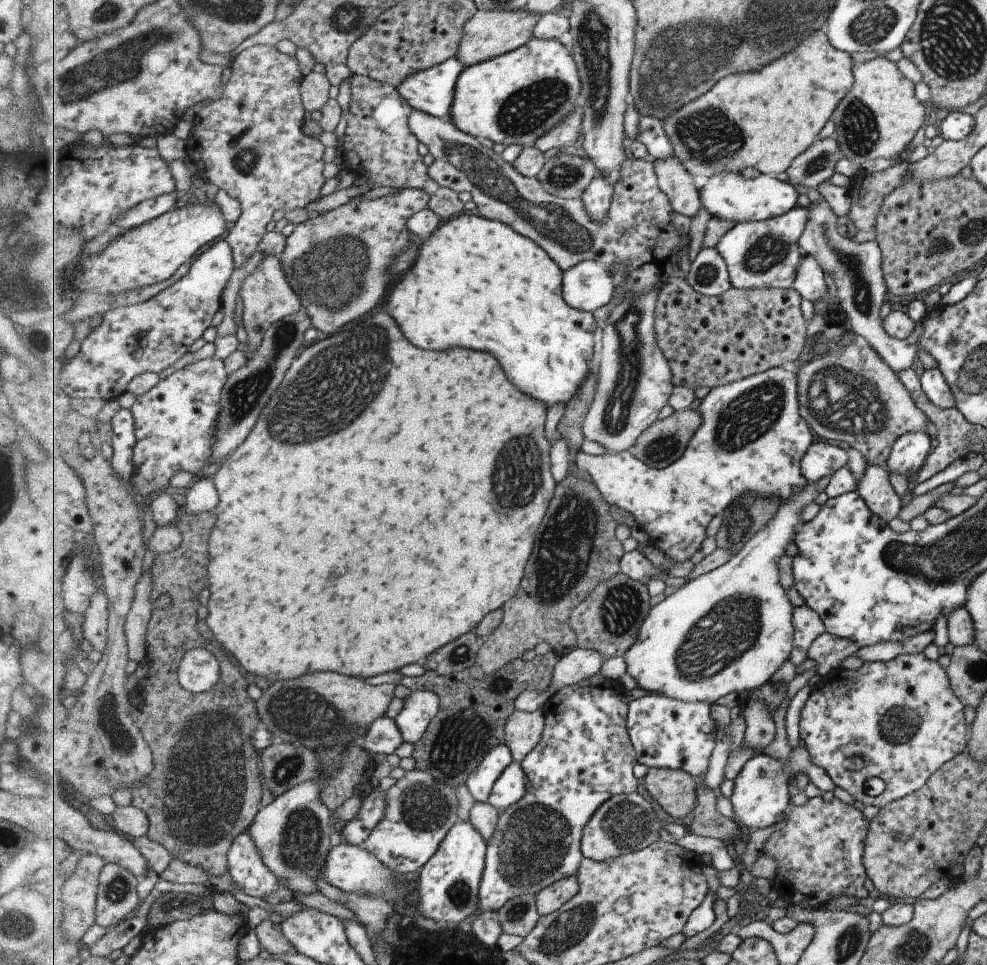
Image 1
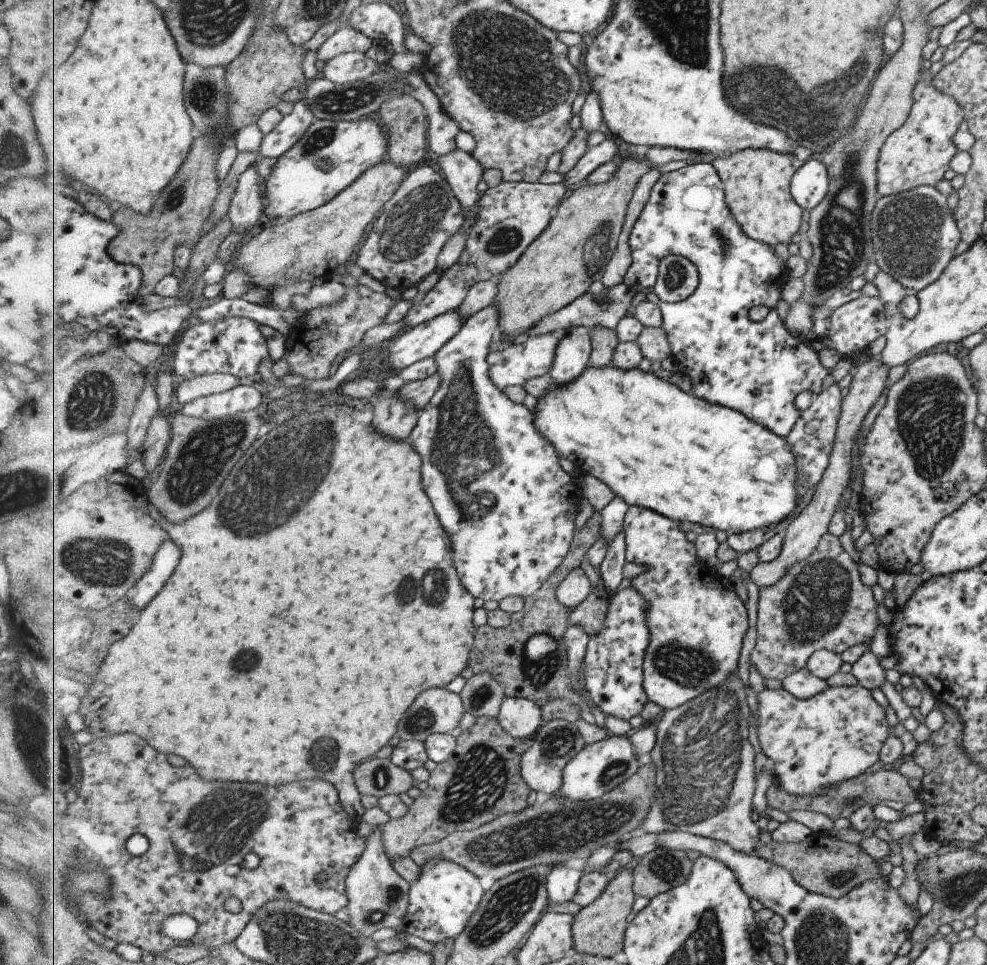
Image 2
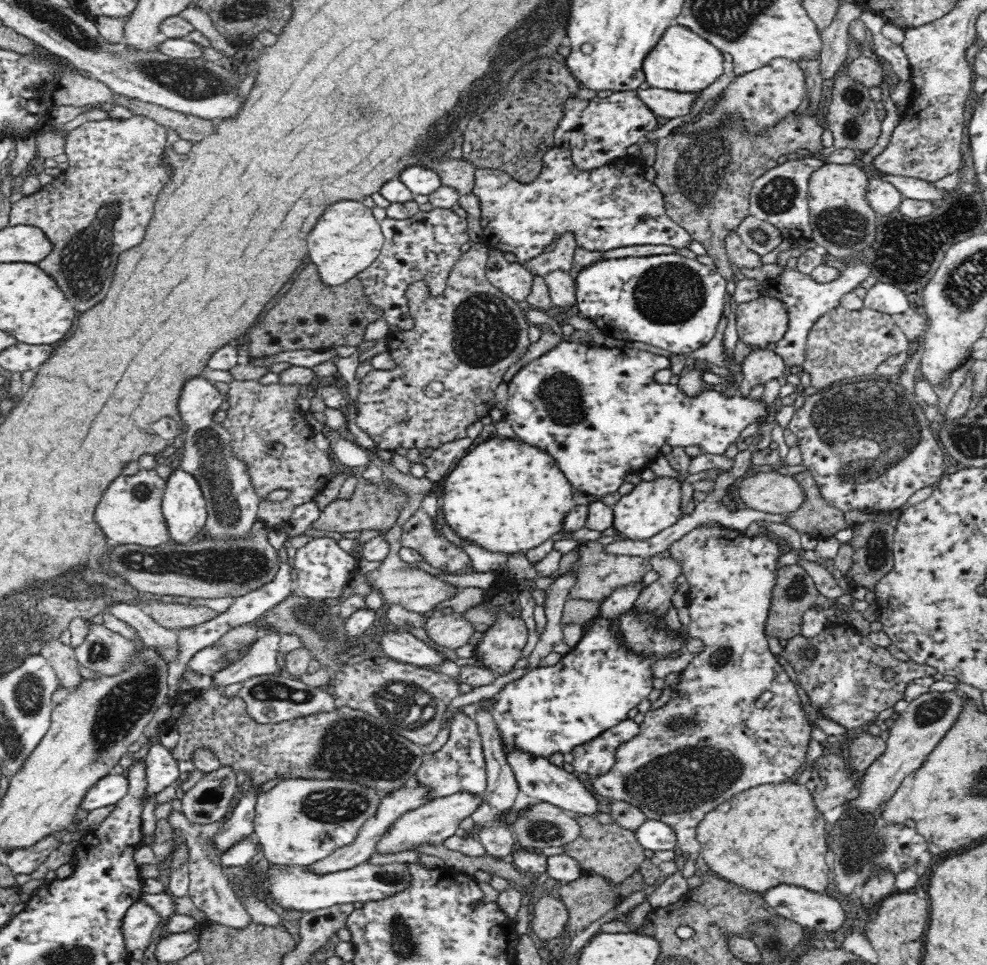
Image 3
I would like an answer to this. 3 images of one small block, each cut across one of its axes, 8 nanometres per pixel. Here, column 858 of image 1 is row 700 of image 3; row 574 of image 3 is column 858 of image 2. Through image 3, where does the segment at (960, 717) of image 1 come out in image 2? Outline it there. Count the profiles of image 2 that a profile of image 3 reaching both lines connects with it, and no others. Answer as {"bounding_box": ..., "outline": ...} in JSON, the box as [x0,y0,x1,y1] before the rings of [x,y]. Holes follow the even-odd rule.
{"bounding_box":[757,684,888,795],"outline":[[[859,684],[827,686],[811,698],[797,698],[784,686],[771,690],[765,687],[757,694],[757,720],[760,748],[787,792],[794,795],[818,795],[838,782],[853,780],[865,773],[878,760],[883,741],[888,735],[884,708],[875,703],[866,687]]]}

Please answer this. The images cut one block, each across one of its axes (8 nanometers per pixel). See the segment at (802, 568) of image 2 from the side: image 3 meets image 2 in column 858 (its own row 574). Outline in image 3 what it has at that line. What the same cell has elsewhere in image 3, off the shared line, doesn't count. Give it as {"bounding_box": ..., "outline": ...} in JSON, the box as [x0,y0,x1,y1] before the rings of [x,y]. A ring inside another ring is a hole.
{"bounding_box":[569,541,653,602],"outline":[[[590,541],[580,546],[580,560],[576,562],[574,570],[576,570],[578,580],[576,580],[575,585],[569,592],[570,598],[583,598],[584,600],[595,600],[596,602],[601,602],[604,598],[606,598],[606,596],[608,596],[608,594],[610,594],[610,592],[612,592],[612,590],[616,590],[616,588],[620,588],[620,586],[624,586],[624,584],[640,582],[640,580],[642,580],[642,576],[644,576],[646,572],[653,570],[653,568],[651,562],[647,558],[639,556],[604,554],[604,552],[602,552],[602,544],[598,544],[596,541]]]}

